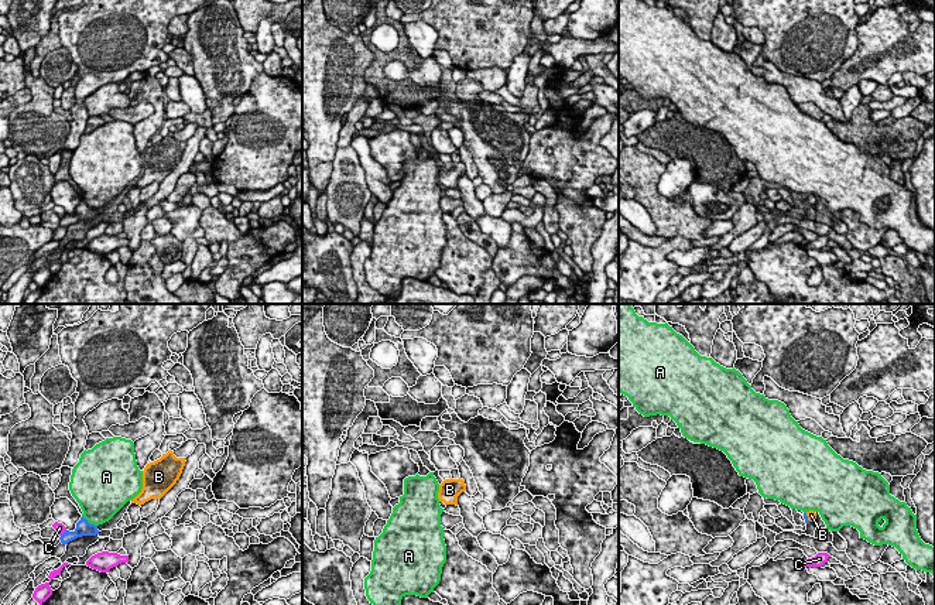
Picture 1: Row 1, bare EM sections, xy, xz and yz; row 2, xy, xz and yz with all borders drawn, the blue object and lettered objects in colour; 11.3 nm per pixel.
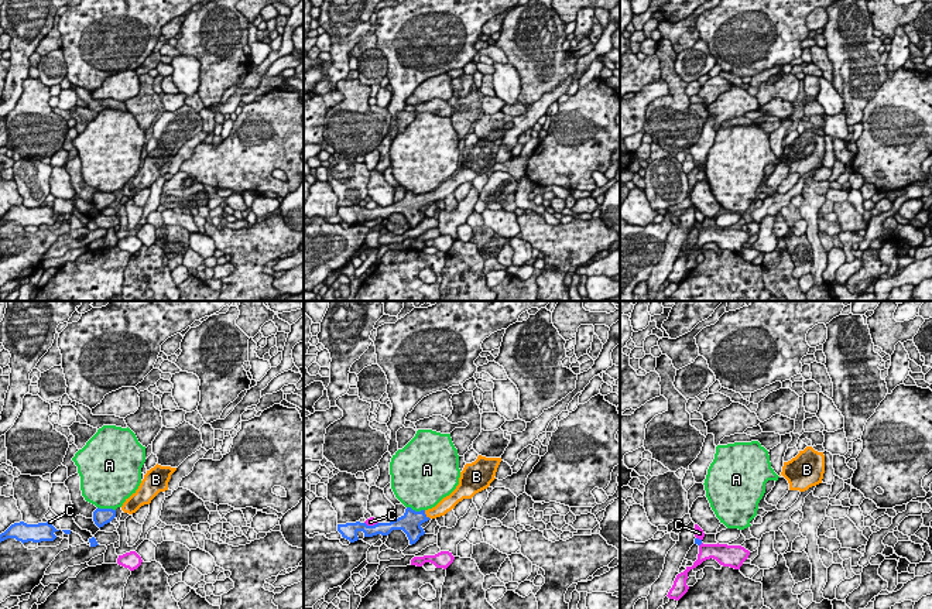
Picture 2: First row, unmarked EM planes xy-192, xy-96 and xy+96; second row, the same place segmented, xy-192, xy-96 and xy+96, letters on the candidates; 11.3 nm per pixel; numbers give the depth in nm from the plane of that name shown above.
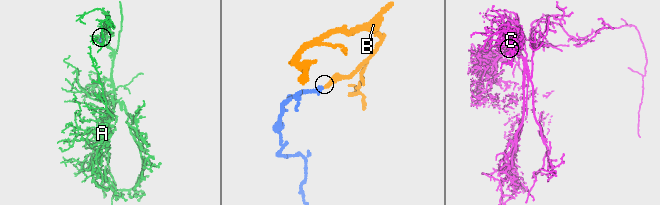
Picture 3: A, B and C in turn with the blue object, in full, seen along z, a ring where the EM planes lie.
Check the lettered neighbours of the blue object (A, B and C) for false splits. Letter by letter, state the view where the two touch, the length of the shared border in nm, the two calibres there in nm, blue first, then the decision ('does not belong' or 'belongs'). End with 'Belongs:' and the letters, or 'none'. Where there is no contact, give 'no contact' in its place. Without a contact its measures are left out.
A: xy | 220 nm | 160/400 nm | does not belong
B: yz | 110 nm | 50/100 nm | belongs
C: xy | 110 nm | 160/120 nm | does not belong
Belongs: B

